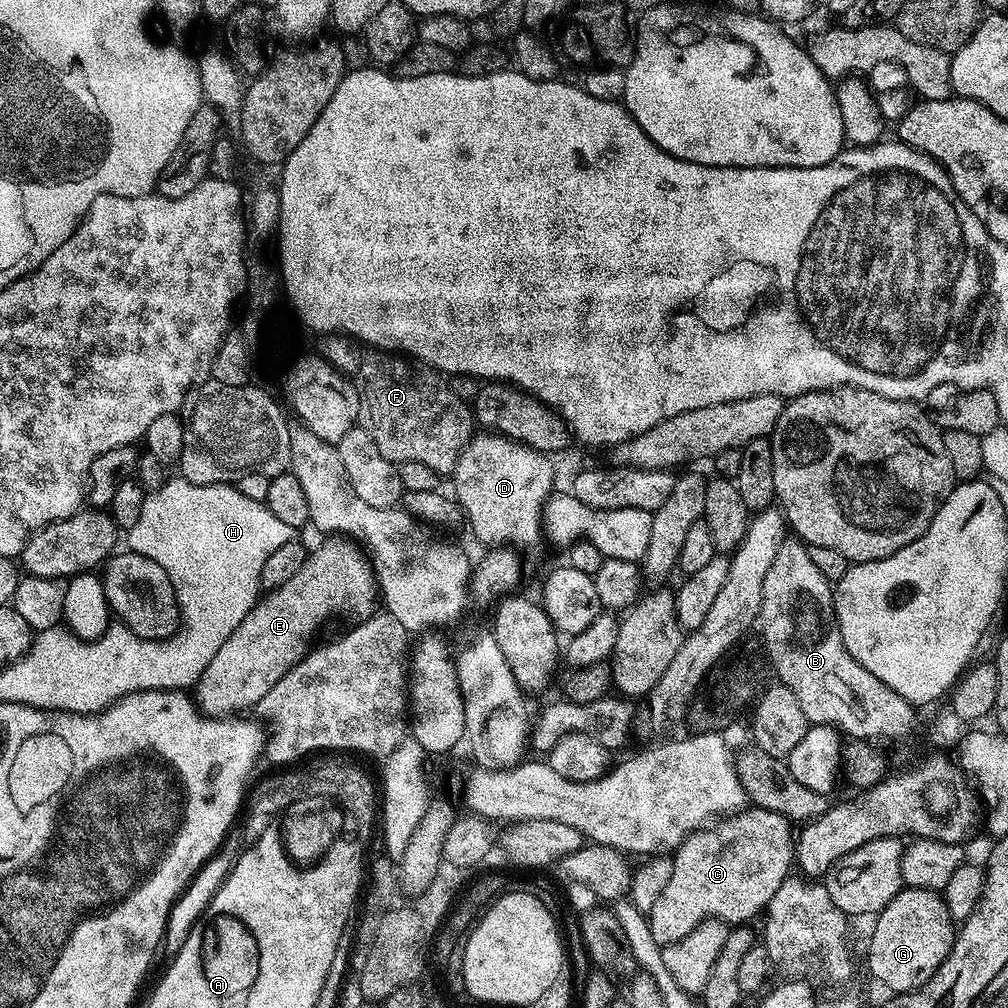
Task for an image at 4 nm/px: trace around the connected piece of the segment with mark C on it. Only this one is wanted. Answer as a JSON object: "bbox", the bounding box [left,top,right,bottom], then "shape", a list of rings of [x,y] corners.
{"bbox":[646,806,793,946],"shape":[[[748,806],[689,833],[671,857],[673,869],[666,888],[646,914],[654,942],[661,946],[678,942],[710,916],[725,920],[730,926],[740,926],[756,915],[759,917],[778,886],[793,871],[792,828],[782,814]]]}

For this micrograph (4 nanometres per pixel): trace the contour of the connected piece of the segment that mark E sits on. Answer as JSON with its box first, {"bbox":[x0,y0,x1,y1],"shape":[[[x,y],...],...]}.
{"bbox":[194,538,378,717],"shape":[[[324,538],[315,549],[309,551],[308,561],[290,578],[290,582],[278,589],[261,595],[250,614],[238,622],[234,634],[222,642],[218,654],[210,658],[210,666],[202,670],[200,680],[194,685],[194,699],[201,712],[206,716],[226,717],[243,713],[243,708],[255,709],[270,689],[308,655],[313,647],[312,635],[327,620],[348,620],[359,622],[372,615],[378,608],[378,585],[376,573],[372,571],[372,561],[365,549],[351,538]]]}

